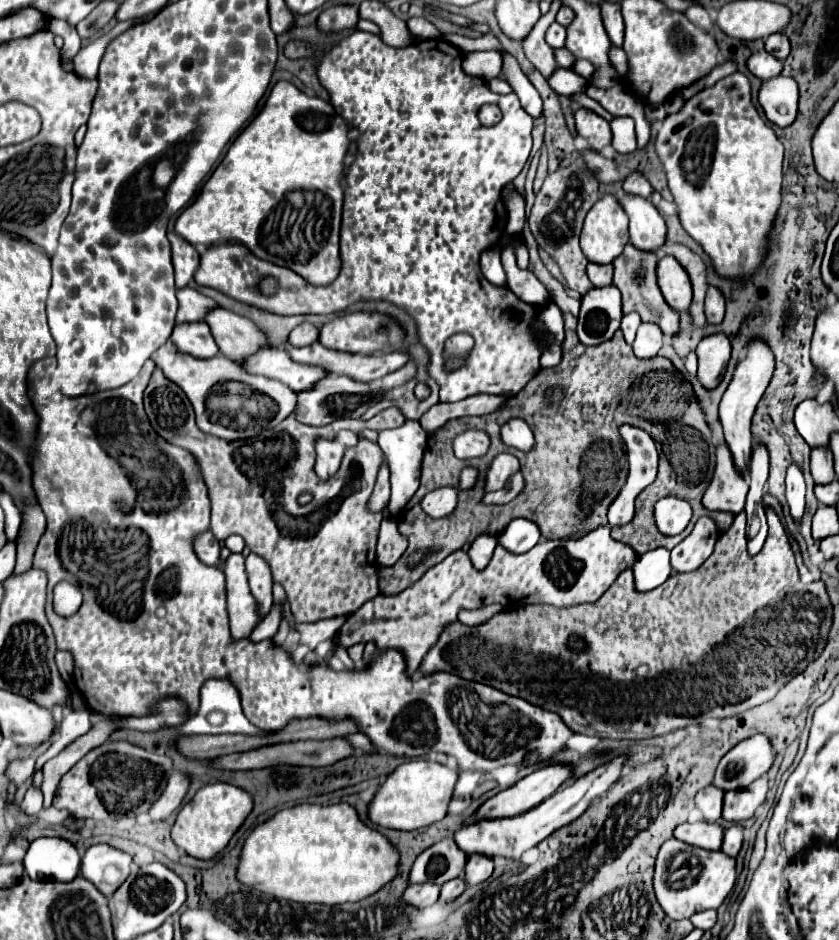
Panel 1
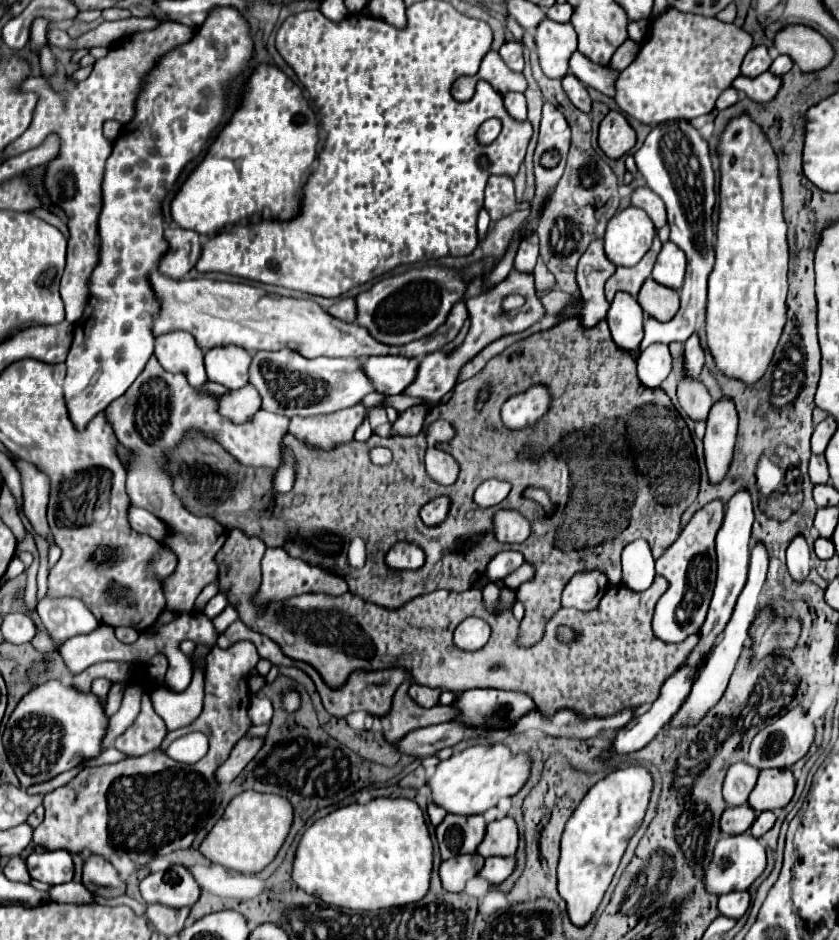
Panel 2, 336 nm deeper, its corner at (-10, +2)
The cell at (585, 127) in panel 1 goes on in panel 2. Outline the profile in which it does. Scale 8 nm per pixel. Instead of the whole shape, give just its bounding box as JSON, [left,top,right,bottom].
[599,112,635,158]

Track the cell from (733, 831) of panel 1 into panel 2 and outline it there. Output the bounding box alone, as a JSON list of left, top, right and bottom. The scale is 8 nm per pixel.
[749,812,775,838]

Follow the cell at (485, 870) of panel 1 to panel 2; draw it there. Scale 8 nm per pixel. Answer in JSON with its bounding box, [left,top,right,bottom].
[477,818,519,858]

